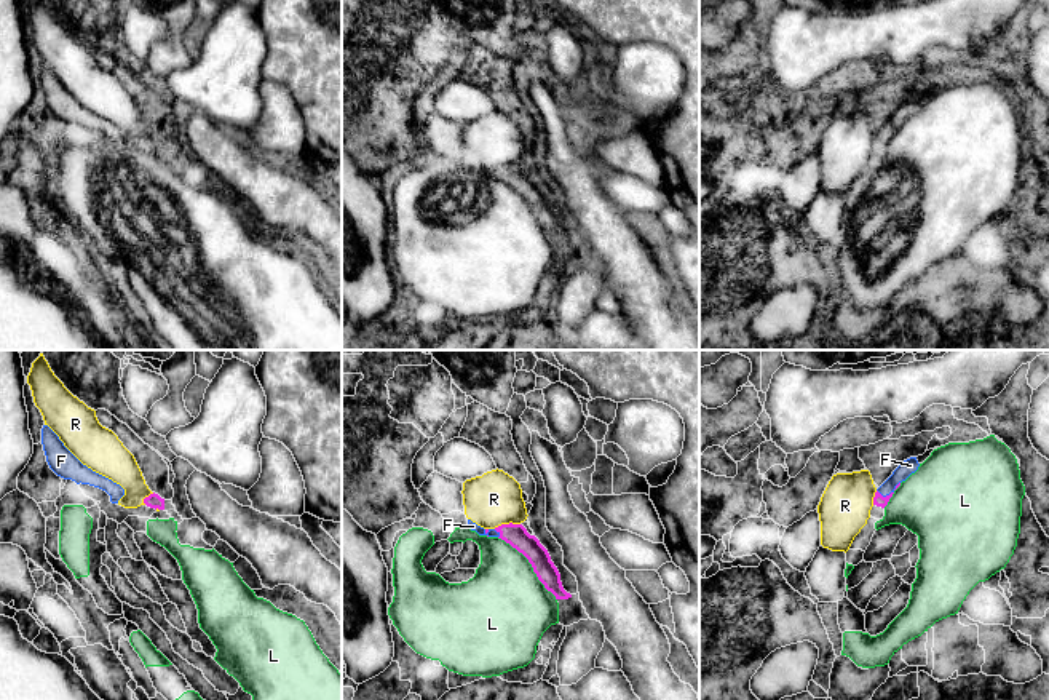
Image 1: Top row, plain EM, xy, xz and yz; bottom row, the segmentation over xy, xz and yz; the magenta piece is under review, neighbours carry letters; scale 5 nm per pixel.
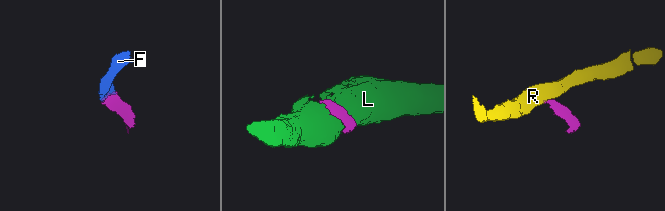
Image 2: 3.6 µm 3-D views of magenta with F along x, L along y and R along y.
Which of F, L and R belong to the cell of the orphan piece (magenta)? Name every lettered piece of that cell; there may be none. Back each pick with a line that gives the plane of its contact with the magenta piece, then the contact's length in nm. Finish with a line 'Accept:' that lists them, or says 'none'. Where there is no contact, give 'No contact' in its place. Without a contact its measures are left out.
F: Touches magenta in yz. Shared border 130 nm
Accept: F

